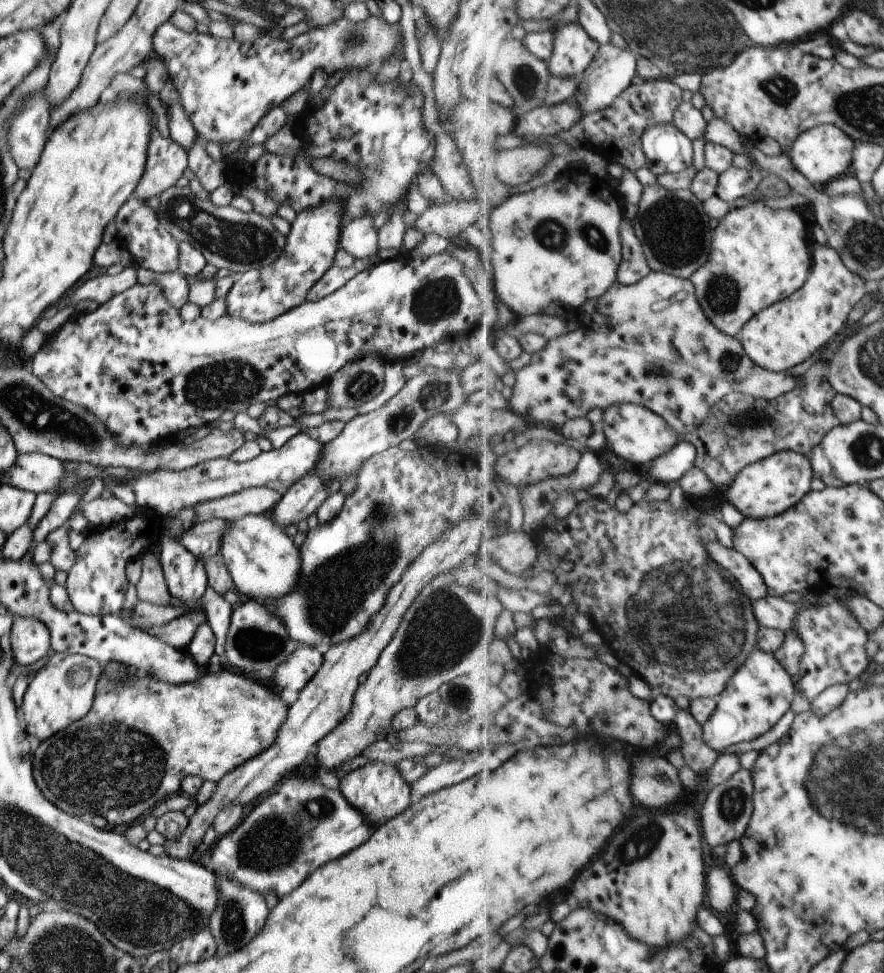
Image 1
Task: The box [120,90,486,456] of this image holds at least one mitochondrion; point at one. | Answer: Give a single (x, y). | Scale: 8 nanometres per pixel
(238, 242)

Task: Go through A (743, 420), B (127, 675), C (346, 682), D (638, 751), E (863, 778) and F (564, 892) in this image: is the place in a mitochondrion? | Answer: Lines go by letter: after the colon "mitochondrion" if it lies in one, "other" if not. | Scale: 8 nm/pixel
A: mitochondrion
B: other
C: other
D: other
E: mitochondrion
F: other

